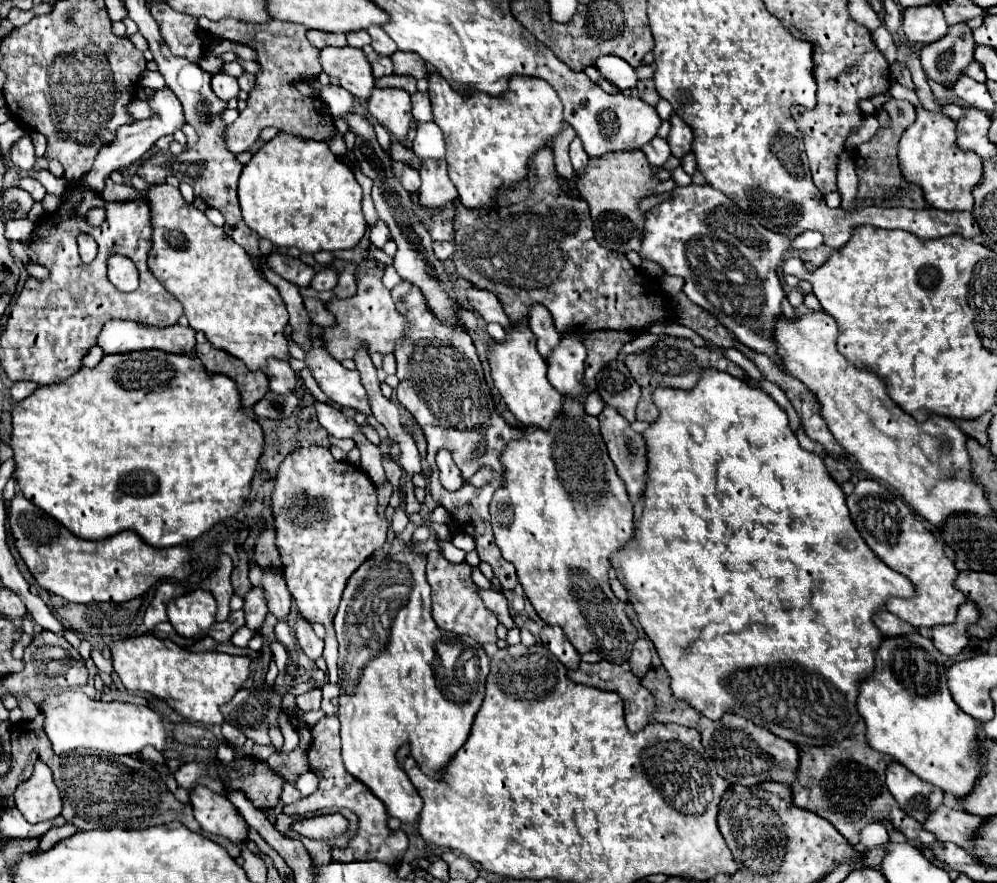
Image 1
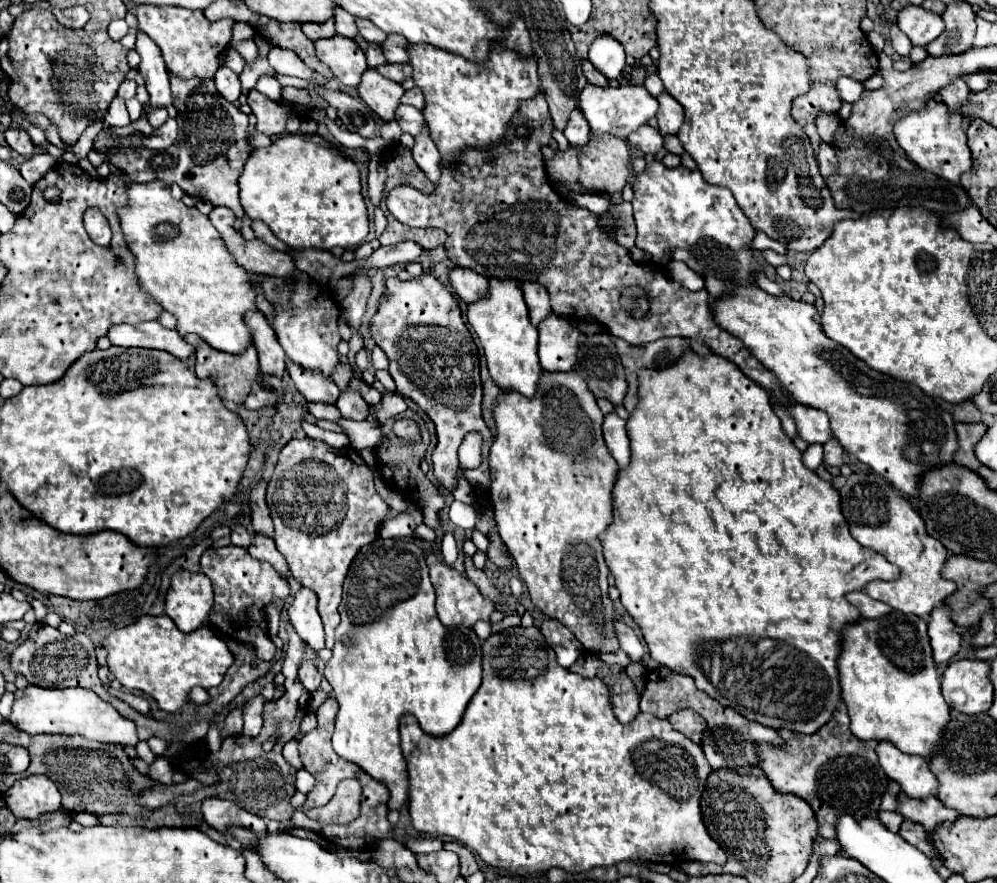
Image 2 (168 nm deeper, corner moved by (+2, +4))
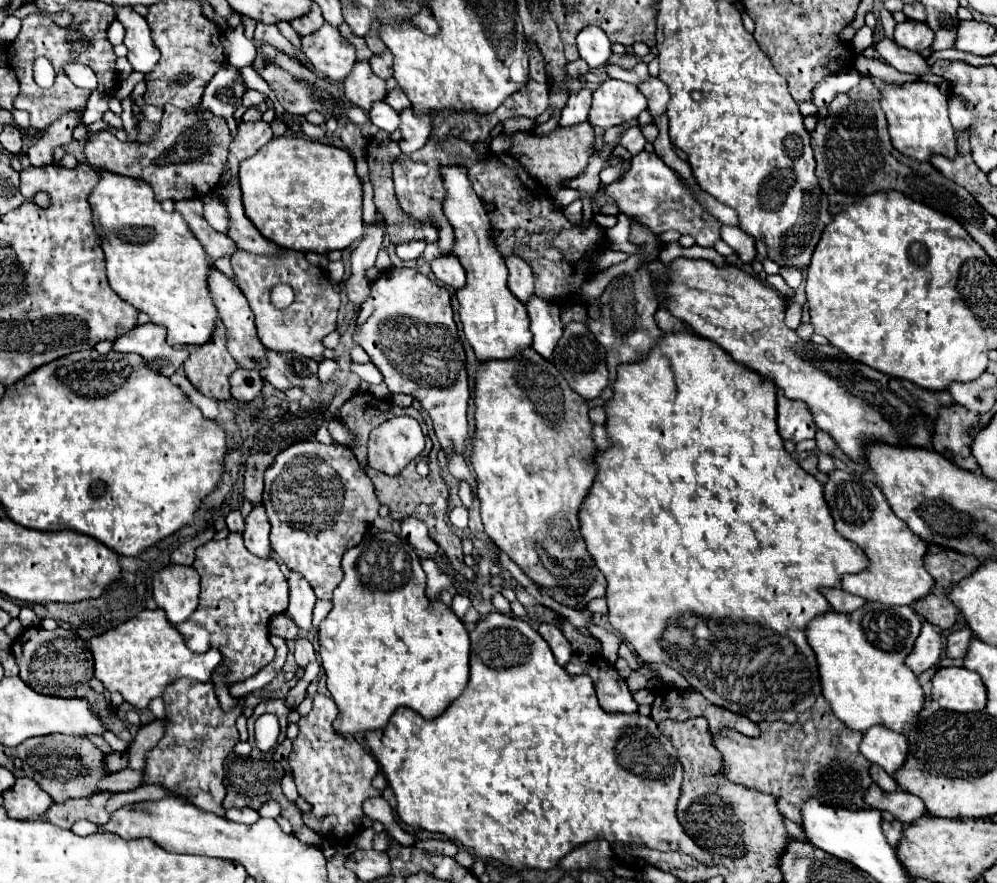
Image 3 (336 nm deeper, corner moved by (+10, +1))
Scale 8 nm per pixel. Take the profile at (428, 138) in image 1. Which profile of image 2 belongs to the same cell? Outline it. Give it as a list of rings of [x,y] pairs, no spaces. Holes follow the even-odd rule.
[[[400,105],[396,109],[396,123],[400,125],[402,131],[410,133],[410,135],[418,135],[422,131],[422,127],[426,125],[424,123],[424,117],[422,117],[422,111],[416,109],[416,107],[408,107],[408,105]]]

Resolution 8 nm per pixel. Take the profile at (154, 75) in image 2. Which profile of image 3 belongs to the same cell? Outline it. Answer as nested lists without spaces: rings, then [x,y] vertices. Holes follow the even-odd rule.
[[[124,6],[124,8],[120,8],[116,18],[126,28],[124,44],[128,48],[128,56],[126,56],[128,62],[132,64],[132,68],[136,72],[142,72],[144,76],[148,76],[158,64],[160,52],[154,48],[154,42],[150,38],[150,28],[148,28],[144,16],[136,14],[130,6]]]

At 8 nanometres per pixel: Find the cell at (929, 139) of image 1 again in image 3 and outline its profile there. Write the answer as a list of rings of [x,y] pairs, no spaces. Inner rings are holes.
[[[876,82],[876,86],[882,92],[880,104],[888,120],[890,142],[898,152],[924,162],[930,162],[930,158],[936,154],[956,158],[956,134],[948,118],[948,98],[936,84],[908,82],[902,86],[890,86],[884,82]]]

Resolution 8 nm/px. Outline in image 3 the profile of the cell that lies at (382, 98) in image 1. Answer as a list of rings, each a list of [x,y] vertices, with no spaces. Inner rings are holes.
[[[358,62],[350,76],[344,80],[344,92],[346,92],[346,98],[362,108],[364,112],[370,112],[374,102],[378,100],[384,100],[384,96],[388,94],[386,90],[386,82],[380,80],[368,66],[368,62]]]

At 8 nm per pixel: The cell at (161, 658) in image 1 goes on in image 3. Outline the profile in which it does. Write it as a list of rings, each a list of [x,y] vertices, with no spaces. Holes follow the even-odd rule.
[[[142,610],[128,622],[94,636],[90,640],[90,650],[94,656],[94,676],[110,692],[120,692],[126,702],[134,708],[144,710],[154,698],[160,698],[164,688],[178,678],[192,678],[198,682],[208,682],[212,670],[222,662],[222,654],[216,648],[208,652],[192,652],[182,634],[168,624],[162,610]]]

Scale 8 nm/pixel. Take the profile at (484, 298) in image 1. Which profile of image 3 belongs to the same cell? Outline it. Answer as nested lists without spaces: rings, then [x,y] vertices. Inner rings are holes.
[[[440,256],[430,266],[432,266],[432,272],[440,284],[444,284],[452,290],[464,288],[466,272],[464,272],[464,268],[456,256]]]

